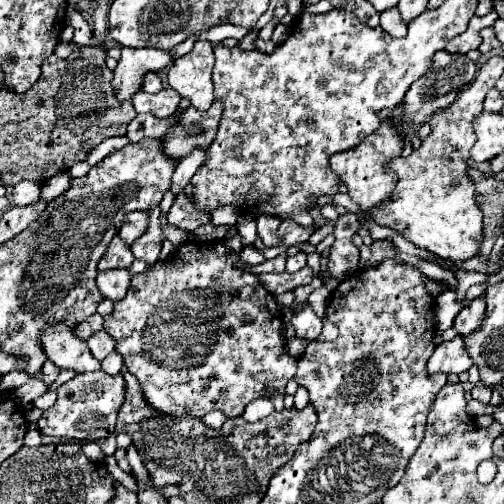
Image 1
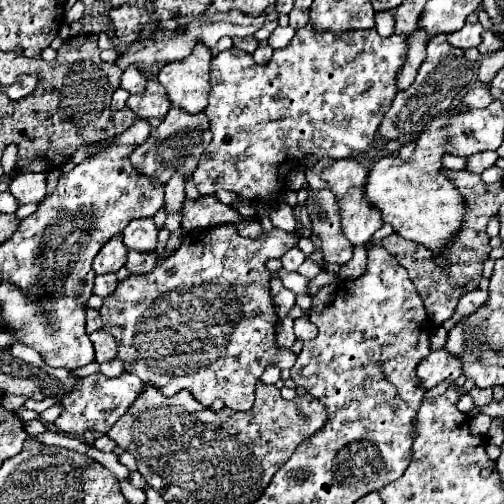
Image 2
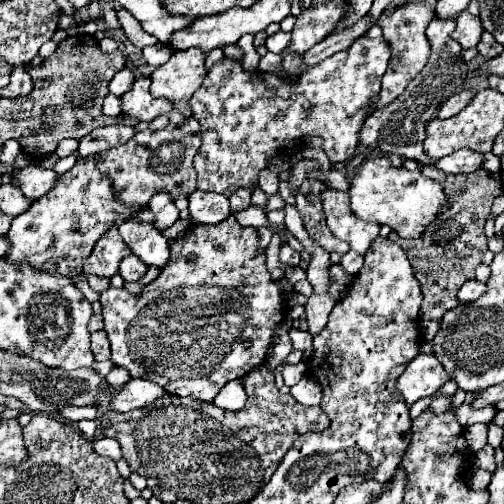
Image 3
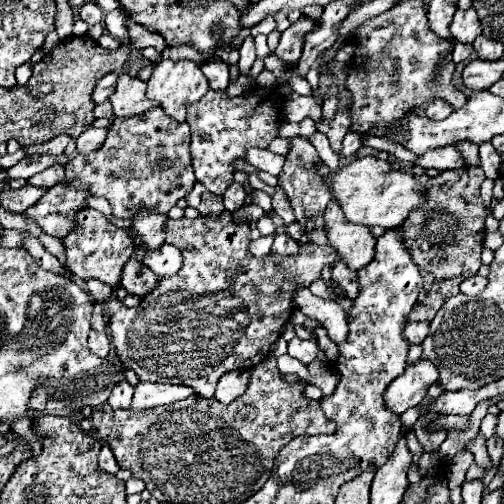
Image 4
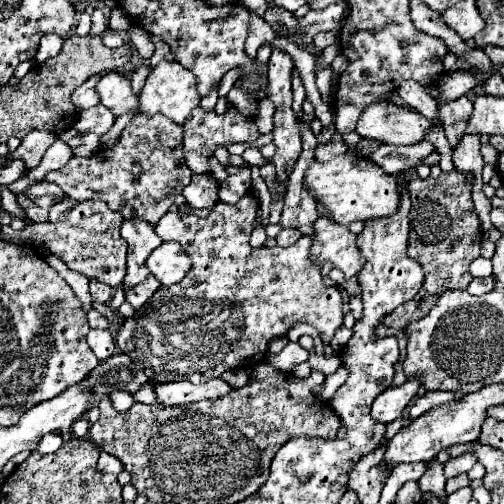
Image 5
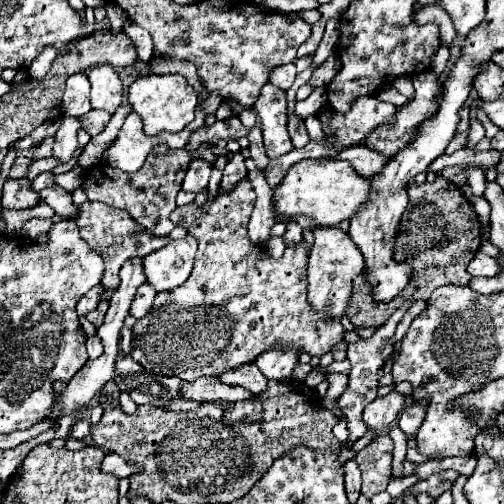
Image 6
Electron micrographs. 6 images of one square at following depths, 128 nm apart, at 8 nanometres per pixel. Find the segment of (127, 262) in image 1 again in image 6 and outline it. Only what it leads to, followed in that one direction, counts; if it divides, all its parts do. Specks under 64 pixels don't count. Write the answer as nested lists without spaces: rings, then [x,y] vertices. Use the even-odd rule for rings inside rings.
[[[84,202],[80,206],[80,216],[74,218],[78,230],[80,230],[80,238],[86,240],[86,244],[98,252],[104,260],[104,276],[102,276],[102,284],[108,290],[116,290],[120,286],[120,268],[124,264],[124,260],[134,258],[134,256],[146,256],[162,246],[166,246],[170,242],[170,238],[158,238],[148,234],[144,228],[140,228],[140,224],[136,224],[128,212],[122,212],[118,208],[112,208],[108,204],[102,202]]]

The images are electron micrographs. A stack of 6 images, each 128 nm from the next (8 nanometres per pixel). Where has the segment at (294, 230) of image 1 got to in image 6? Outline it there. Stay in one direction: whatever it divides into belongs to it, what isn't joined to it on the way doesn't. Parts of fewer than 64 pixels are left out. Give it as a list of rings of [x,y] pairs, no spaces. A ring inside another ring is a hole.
[[[246,178],[246,180],[242,180],[230,194],[218,192],[218,196],[216,196],[216,200],[214,200],[212,204],[206,202],[206,204],[200,206],[200,208],[194,206],[194,204],[178,206],[178,208],[170,214],[170,218],[172,218],[172,222],[174,222],[176,226],[184,226],[184,228],[188,230],[188,234],[196,238],[196,242],[198,242],[198,252],[196,252],[194,270],[192,270],[190,278],[188,278],[182,286],[178,286],[178,288],[174,288],[174,290],[158,292],[156,298],[154,298],[154,304],[152,304],[152,308],[150,308],[150,314],[148,314],[142,322],[136,322],[134,328],[132,328],[132,352],[130,352],[130,356],[132,356],[138,364],[142,364],[148,372],[164,374],[164,376],[170,374],[170,376],[178,376],[178,378],[184,380],[184,382],[192,382],[192,380],[196,380],[196,378],[200,378],[200,376],[220,376],[220,374],[224,374],[226,370],[238,368],[238,366],[242,366],[242,364],[250,364],[250,362],[254,362],[256,356],[260,356],[262,352],[272,350],[272,344],[274,344],[274,342],[286,342],[288,346],[300,348],[300,350],[308,352],[310,356],[322,356],[322,354],[330,352],[332,346],[336,346],[338,342],[342,342],[344,330],[342,330],[340,320],[324,320],[324,316],[312,312],[312,306],[308,304],[308,294],[306,294],[306,292],[308,292],[308,284],[306,284],[308,244],[306,244],[306,242],[300,242],[300,244],[296,244],[296,246],[288,246],[286,252],[284,252],[284,256],[282,256],[280,260],[274,260],[274,258],[270,258],[270,254],[268,254],[268,250],[266,250],[264,246],[256,246],[256,244],[250,242],[250,238],[248,238],[248,222],[250,222],[250,214],[252,214],[254,202],[256,202],[256,194],[254,194],[254,190],[252,190],[252,186],[250,186],[250,180]]]

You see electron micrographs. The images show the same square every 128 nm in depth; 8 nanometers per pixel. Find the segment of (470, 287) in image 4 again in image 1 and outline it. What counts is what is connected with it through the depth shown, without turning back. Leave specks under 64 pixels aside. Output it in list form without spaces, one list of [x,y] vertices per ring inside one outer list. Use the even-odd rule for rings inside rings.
[[[476,298],[470,306],[466,306],[454,320],[454,328],[458,330],[458,334],[468,336],[476,328],[480,328],[480,324],[484,320],[484,312],[486,312],[486,300],[484,298]]]

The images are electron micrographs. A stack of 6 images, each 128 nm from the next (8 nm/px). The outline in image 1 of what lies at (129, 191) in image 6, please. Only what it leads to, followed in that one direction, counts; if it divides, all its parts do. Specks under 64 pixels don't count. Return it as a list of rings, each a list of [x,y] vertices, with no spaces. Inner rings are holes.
[[[218,100],[206,112],[196,112],[196,108],[190,106],[182,116],[182,124],[164,136],[164,150],[168,156],[182,160],[188,150],[208,148],[216,136],[222,112],[224,106]]]

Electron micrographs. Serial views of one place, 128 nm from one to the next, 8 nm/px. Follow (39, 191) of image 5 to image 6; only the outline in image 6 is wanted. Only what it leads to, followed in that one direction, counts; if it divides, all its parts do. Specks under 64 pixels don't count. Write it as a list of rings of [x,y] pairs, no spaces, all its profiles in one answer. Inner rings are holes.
[[[50,186],[50,188],[40,190],[38,196],[40,196],[42,202],[46,202],[48,206],[52,206],[56,214],[60,214],[64,218],[76,218],[78,216],[78,208],[74,206],[74,202],[70,198],[70,192],[66,192],[64,188]]]

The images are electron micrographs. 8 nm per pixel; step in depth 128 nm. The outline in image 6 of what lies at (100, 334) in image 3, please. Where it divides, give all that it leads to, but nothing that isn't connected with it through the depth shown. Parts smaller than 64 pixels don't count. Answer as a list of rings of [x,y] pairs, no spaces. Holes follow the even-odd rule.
[[[92,334],[92,336],[88,336],[88,342],[86,342],[86,348],[88,348],[88,354],[90,354],[90,358],[98,358],[104,350],[104,346],[102,346],[102,340],[100,340],[100,336],[96,336],[96,334]]]

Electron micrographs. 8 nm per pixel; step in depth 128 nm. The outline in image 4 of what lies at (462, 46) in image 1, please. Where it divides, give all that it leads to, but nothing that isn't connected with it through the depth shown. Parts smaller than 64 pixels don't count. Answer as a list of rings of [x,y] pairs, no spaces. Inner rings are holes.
[[[474,8],[468,10],[458,10],[454,14],[454,22],[450,26],[450,32],[454,36],[456,42],[462,44],[472,44],[476,40],[476,36],[482,34],[482,24],[478,20],[478,14]]]

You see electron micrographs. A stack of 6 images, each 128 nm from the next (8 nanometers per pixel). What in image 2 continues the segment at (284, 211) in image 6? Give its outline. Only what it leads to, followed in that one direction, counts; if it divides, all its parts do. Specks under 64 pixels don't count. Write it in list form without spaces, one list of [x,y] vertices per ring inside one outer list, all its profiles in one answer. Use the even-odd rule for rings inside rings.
[[[456,106],[434,118],[420,134],[418,146],[408,160],[396,156],[376,160],[366,184],[366,198],[382,212],[382,220],[392,224],[394,232],[402,238],[422,244],[432,252],[442,252],[456,238],[466,214],[464,198],[460,196],[458,188],[444,174],[440,174],[442,156],[446,154],[448,142],[448,120],[466,110],[468,108]]]

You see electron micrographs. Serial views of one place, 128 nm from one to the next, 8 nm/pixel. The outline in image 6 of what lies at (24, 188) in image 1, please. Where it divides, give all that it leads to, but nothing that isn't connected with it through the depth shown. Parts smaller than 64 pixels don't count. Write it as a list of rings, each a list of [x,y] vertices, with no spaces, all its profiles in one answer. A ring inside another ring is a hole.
[[[64,118],[58,132],[56,132],[52,156],[58,158],[62,164],[70,162],[74,150],[78,148],[78,140],[76,140],[78,130],[80,130],[80,118]]]

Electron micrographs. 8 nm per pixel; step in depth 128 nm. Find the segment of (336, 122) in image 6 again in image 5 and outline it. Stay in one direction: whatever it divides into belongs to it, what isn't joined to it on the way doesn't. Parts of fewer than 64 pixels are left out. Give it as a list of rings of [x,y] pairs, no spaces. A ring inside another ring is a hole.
[[[392,102],[370,104],[356,126],[356,132],[364,138],[374,138],[380,144],[412,146],[422,142],[424,132],[432,128],[432,122],[418,112],[404,110]]]

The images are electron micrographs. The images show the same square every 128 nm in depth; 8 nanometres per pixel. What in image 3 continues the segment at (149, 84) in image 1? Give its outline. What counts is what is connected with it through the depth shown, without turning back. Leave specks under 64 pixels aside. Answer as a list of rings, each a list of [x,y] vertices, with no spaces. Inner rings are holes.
[[[122,68],[122,70],[112,78],[112,82],[110,82],[110,94],[122,96],[124,92],[128,92],[128,90],[132,88],[134,80],[136,80],[134,72],[132,72],[130,68]]]

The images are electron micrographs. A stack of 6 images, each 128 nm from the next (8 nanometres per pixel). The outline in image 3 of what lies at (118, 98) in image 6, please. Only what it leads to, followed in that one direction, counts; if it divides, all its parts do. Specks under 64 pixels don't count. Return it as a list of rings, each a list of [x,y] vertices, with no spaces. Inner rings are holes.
[[[138,78],[130,92],[122,96],[124,114],[138,116],[144,122],[152,122],[156,116],[166,114],[172,110],[172,104],[162,98],[154,98],[150,94],[150,78]]]

